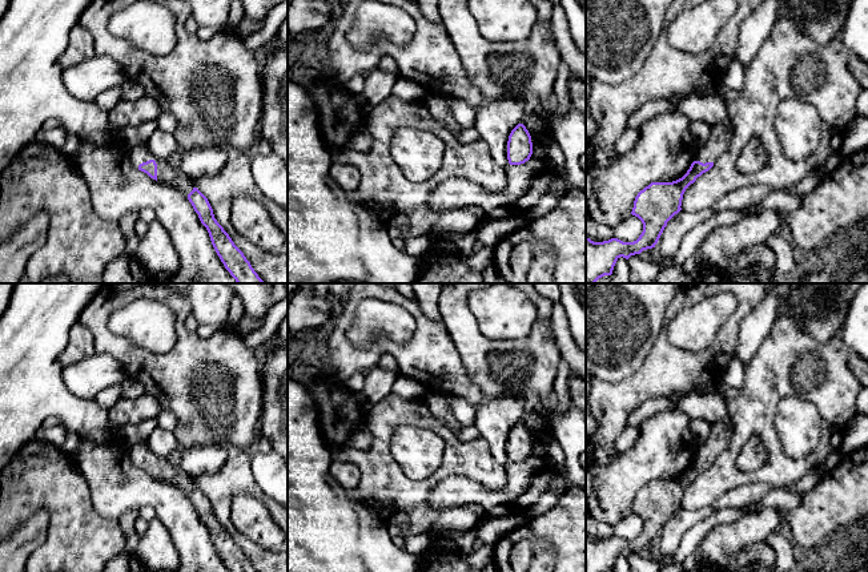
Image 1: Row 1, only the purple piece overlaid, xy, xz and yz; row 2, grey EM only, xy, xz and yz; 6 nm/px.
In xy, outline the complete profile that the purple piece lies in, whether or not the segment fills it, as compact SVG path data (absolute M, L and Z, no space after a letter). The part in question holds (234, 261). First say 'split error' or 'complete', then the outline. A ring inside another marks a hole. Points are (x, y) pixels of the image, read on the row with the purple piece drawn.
split error | M146 142L128 150L130 164L146 173L150 178L168 184L184 193L206 227L212 245L225 269L237 283L265 283L252 267L244 253L234 245L229 234L217 222L208 198L186 180L180 168L170 166L165 160L156 157Z

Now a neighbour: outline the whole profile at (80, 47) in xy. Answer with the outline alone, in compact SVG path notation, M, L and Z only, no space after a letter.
M76 24L69 33L67 49L59 57L63 69L75 67L95 56L95 41L92 35L80 24Z

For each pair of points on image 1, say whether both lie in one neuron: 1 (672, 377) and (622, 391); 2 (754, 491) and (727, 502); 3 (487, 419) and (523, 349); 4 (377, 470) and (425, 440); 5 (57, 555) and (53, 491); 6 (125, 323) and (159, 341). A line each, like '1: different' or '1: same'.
1: same
2: same
3: different
4: different
5: same
6: same

